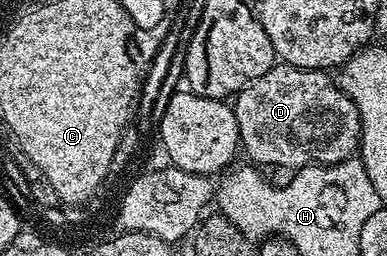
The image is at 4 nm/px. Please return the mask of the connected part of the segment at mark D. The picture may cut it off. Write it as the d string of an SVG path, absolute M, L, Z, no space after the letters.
M277 64L234 98L240 146L257 167L292 166L309 163L333 166L353 157L360 145L360 113L336 85L333 75L323 70L303 70Z

